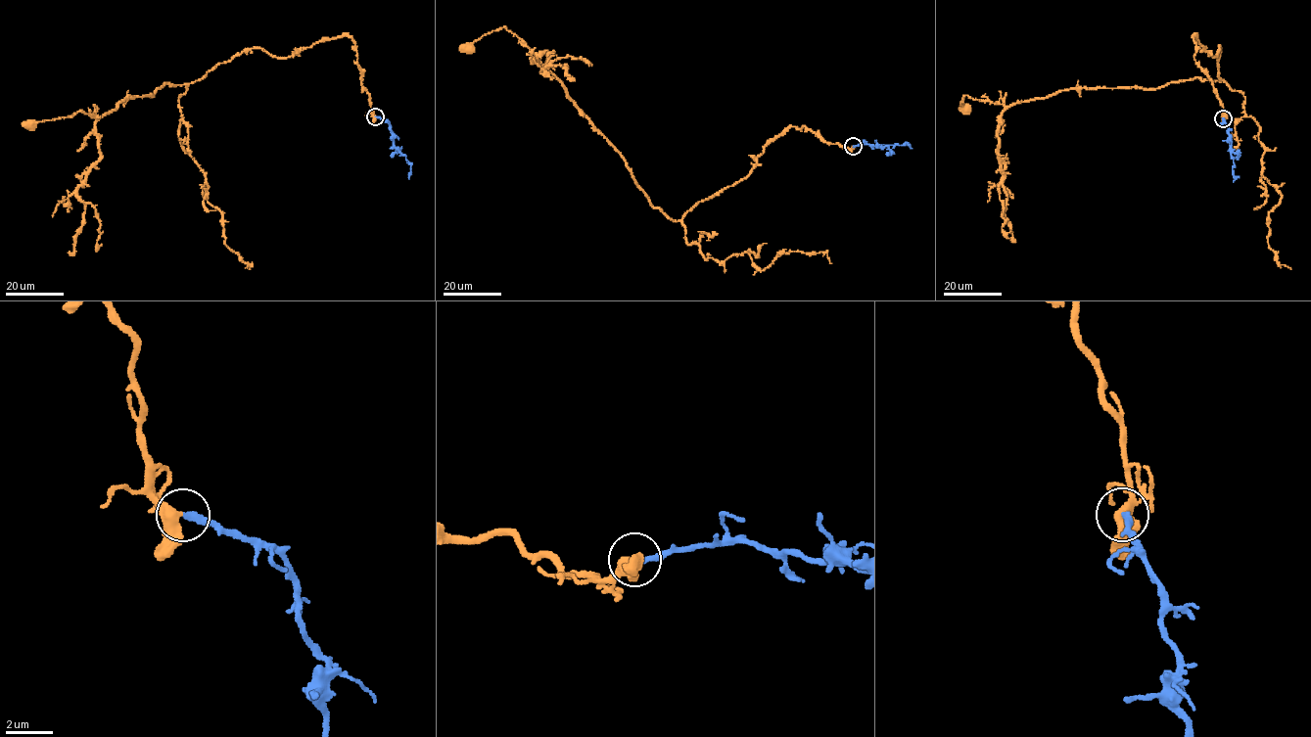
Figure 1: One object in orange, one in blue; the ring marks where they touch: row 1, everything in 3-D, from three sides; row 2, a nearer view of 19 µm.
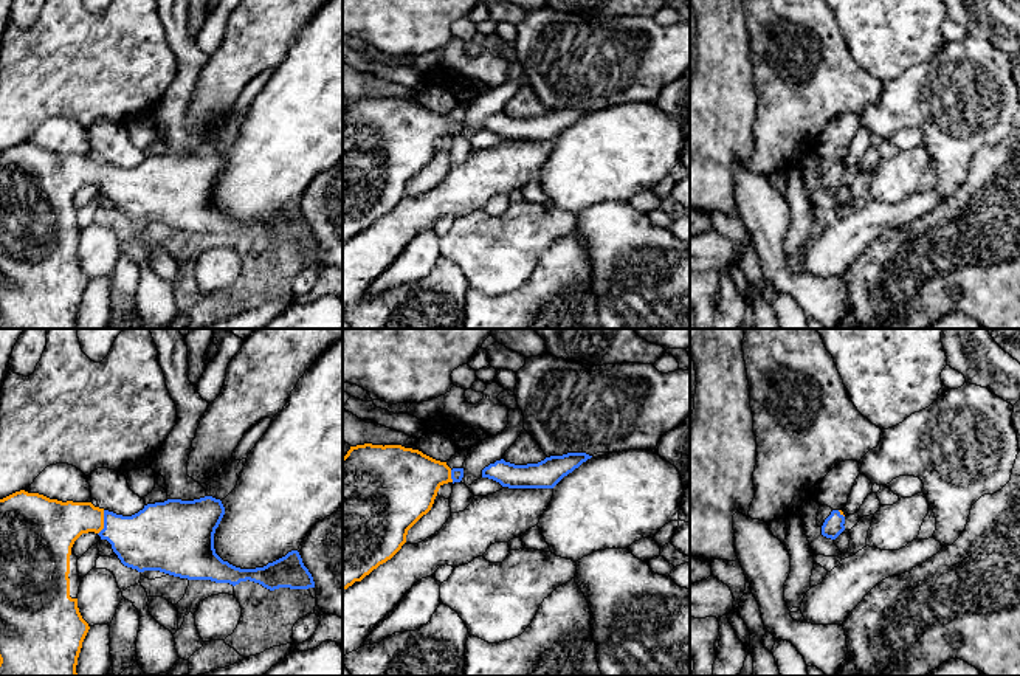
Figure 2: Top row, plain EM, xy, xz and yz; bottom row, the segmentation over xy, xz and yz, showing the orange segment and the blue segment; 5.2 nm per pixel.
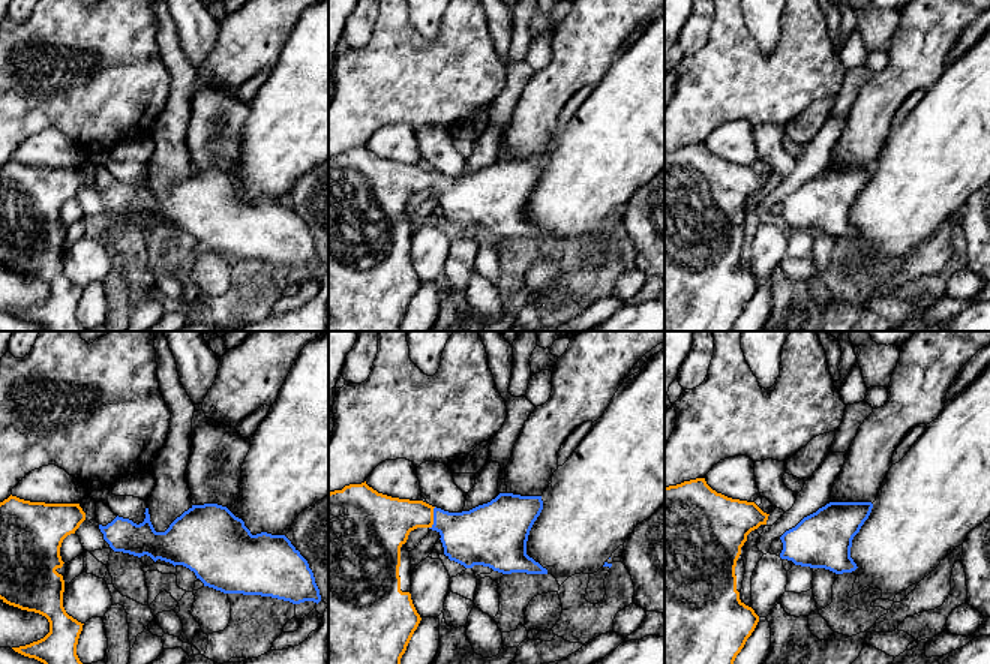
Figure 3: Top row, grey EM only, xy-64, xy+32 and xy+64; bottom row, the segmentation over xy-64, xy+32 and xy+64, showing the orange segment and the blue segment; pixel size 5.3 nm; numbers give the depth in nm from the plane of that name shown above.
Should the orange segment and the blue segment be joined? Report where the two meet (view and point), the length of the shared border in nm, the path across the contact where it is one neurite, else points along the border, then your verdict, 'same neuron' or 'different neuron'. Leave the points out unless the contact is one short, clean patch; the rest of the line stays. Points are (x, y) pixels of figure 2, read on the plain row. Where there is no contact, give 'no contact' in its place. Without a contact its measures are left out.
contact xy (103, 175); length 130 nm; way xy (55, 179), (62, 175), (103, 175), (135, 193), (148, 193); same neuron

